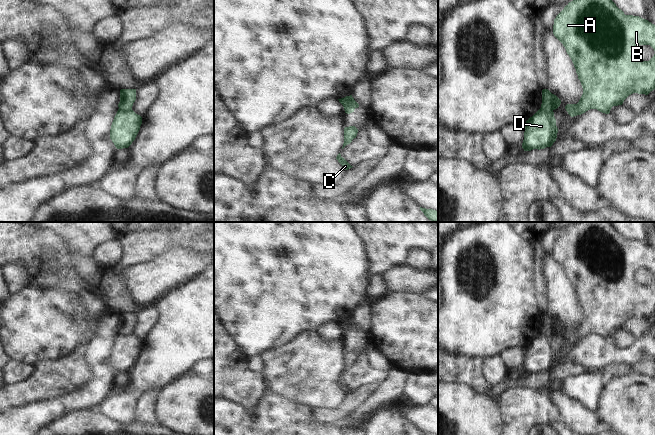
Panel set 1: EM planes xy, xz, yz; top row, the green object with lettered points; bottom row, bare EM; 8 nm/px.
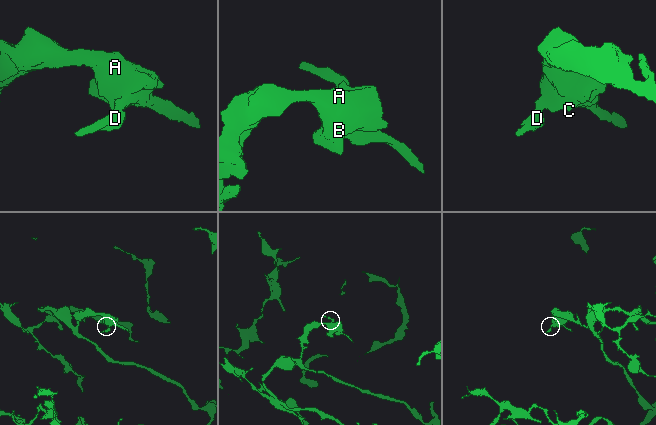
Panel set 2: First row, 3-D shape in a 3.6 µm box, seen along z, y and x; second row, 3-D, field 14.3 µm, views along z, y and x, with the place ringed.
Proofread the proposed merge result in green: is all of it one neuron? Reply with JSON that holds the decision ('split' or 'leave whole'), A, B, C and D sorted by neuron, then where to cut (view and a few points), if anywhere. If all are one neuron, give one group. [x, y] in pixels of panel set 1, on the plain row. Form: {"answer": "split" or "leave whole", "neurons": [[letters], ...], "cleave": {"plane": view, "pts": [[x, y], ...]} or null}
{"answer": "split", "neurons": [["A", "B", "C"], ["D"]], "cleave": {"plane": "xy", "pts": [[119, 332], [131, 334]]}}

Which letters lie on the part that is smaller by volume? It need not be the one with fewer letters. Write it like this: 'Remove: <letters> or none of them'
Remove: D.

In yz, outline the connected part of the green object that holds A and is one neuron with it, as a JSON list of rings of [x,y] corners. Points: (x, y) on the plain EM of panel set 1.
[[[576,222],[569,226],[554,243],[553,258],[565,271],[583,312],[579,326],[565,330],[571,341],[590,333],[609,338],[613,330],[622,329],[629,319],[648,319],[655,313],[655,278],[649,285],[640,284],[636,278],[640,269],[650,269],[655,275],[655,249],[639,240],[625,239],[610,222]]]

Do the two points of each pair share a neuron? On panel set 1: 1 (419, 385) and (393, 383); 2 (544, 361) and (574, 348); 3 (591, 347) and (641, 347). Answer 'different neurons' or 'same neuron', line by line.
1: different neurons
2: same neuron
3: same neuron

